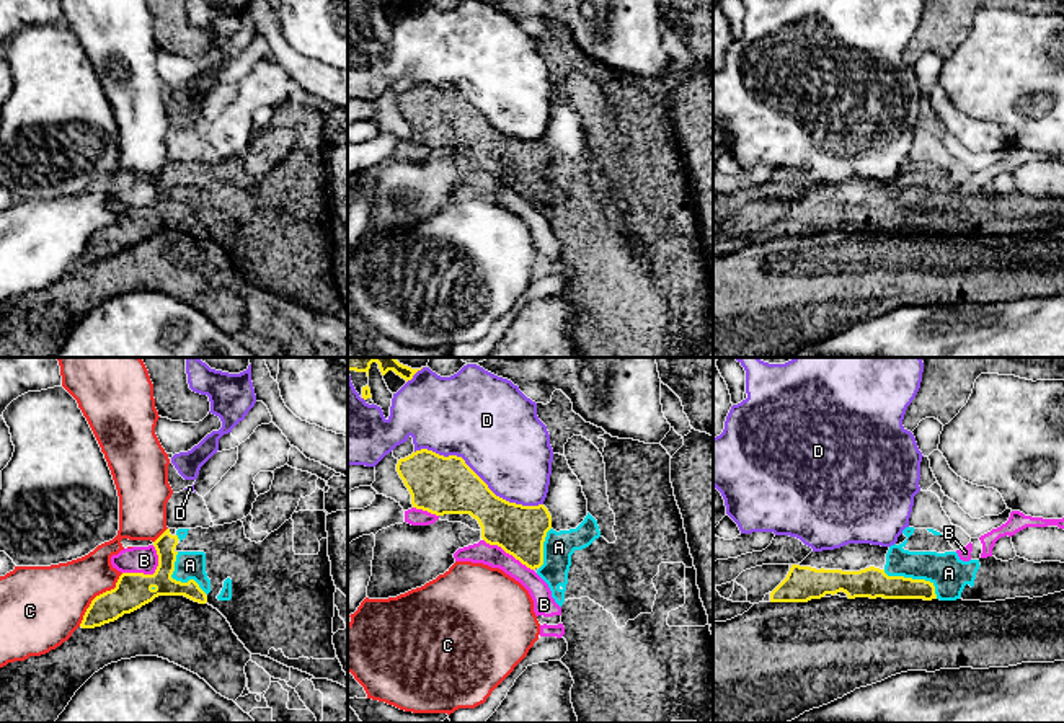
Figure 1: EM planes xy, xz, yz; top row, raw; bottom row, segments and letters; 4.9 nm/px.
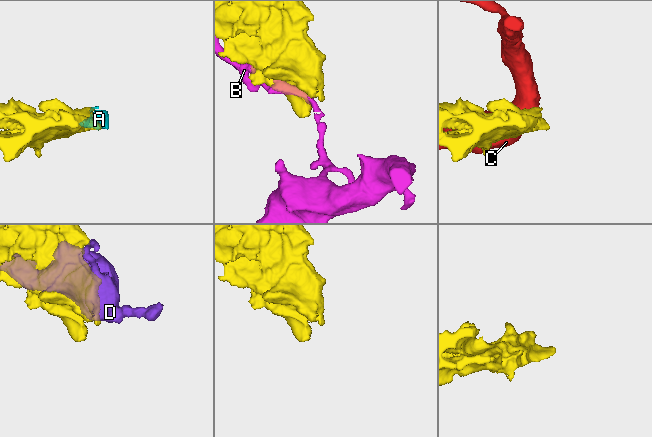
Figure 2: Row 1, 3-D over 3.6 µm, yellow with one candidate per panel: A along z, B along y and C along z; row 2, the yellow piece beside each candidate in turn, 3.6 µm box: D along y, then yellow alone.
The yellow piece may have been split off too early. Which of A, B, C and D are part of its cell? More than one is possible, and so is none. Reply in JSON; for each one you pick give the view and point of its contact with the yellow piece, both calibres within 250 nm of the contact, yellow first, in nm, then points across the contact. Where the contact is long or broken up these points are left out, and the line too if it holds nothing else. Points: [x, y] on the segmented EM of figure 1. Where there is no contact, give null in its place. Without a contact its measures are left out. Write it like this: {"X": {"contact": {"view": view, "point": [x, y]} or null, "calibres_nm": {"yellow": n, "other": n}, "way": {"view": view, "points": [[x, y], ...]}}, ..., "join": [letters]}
{"A": {"contact": {"view": "yz", "point": [914, 580]}, "calibres_nm": {"yellow": 150, "other": 180}}, "join": ["A"]}

